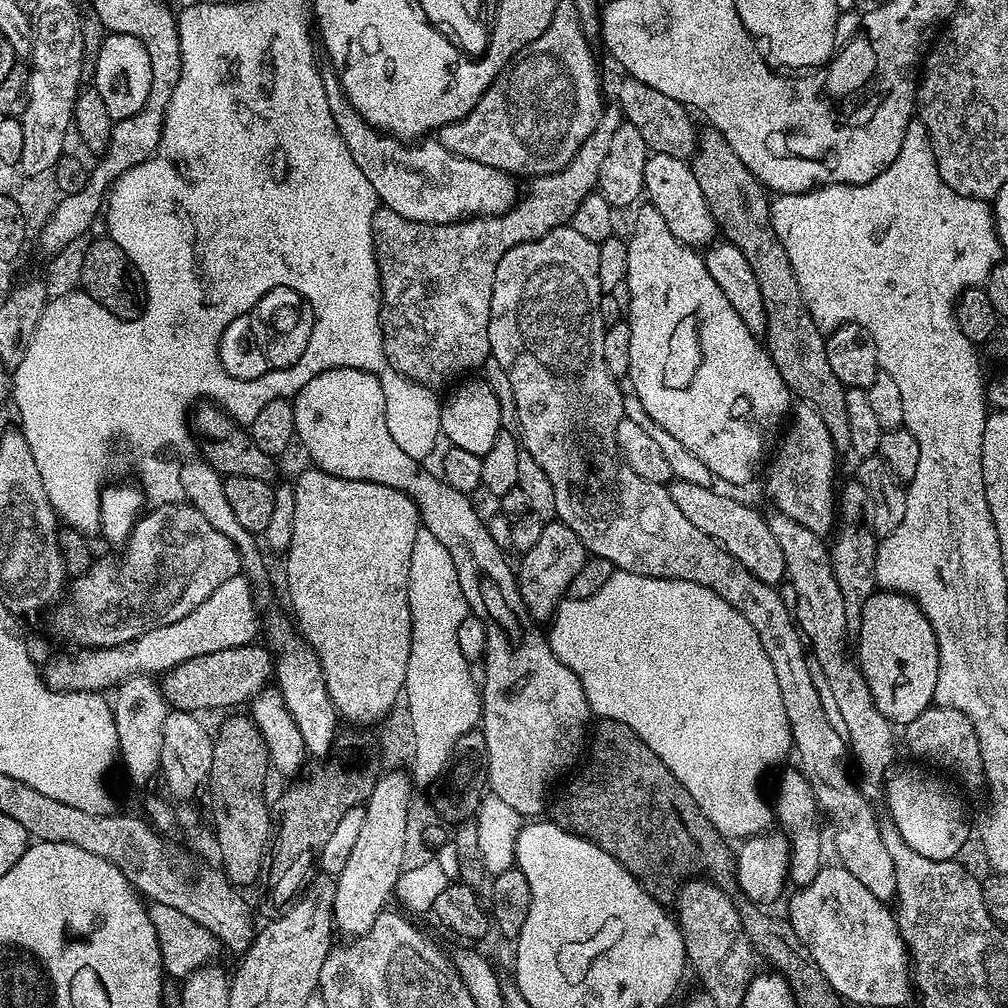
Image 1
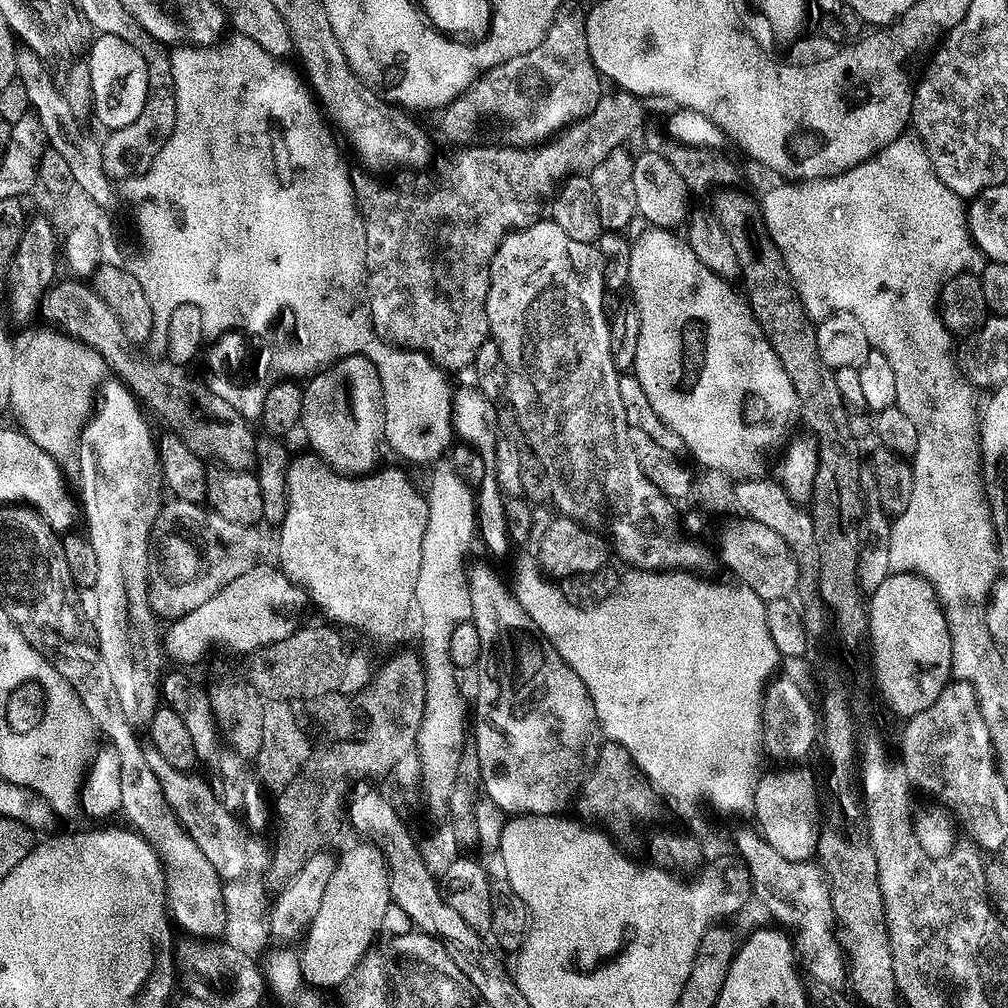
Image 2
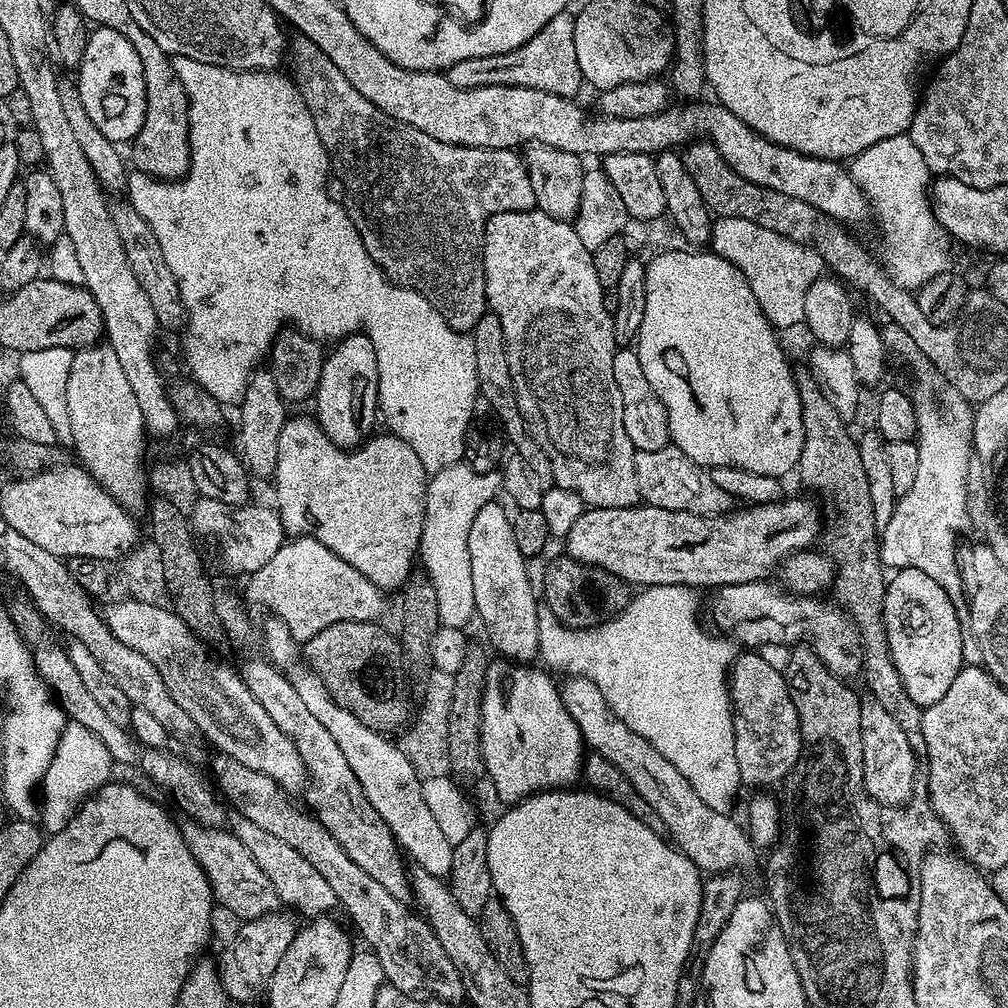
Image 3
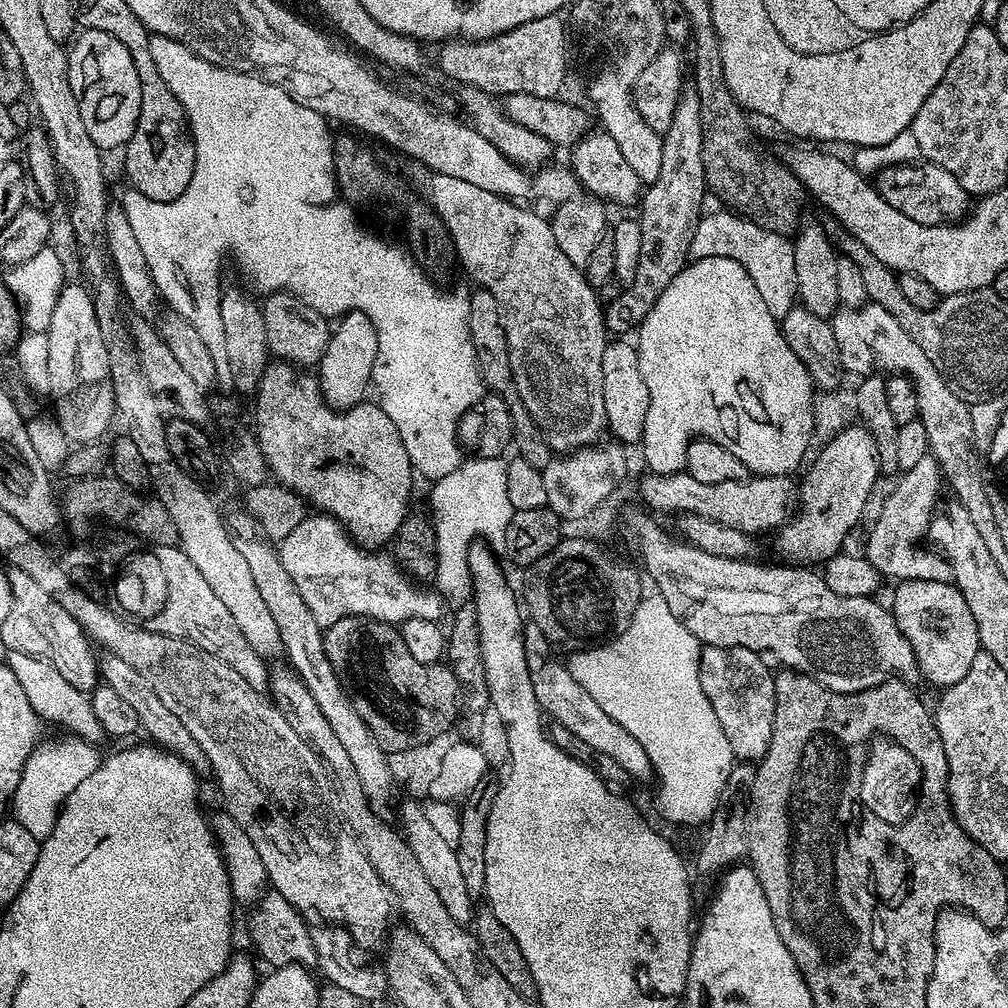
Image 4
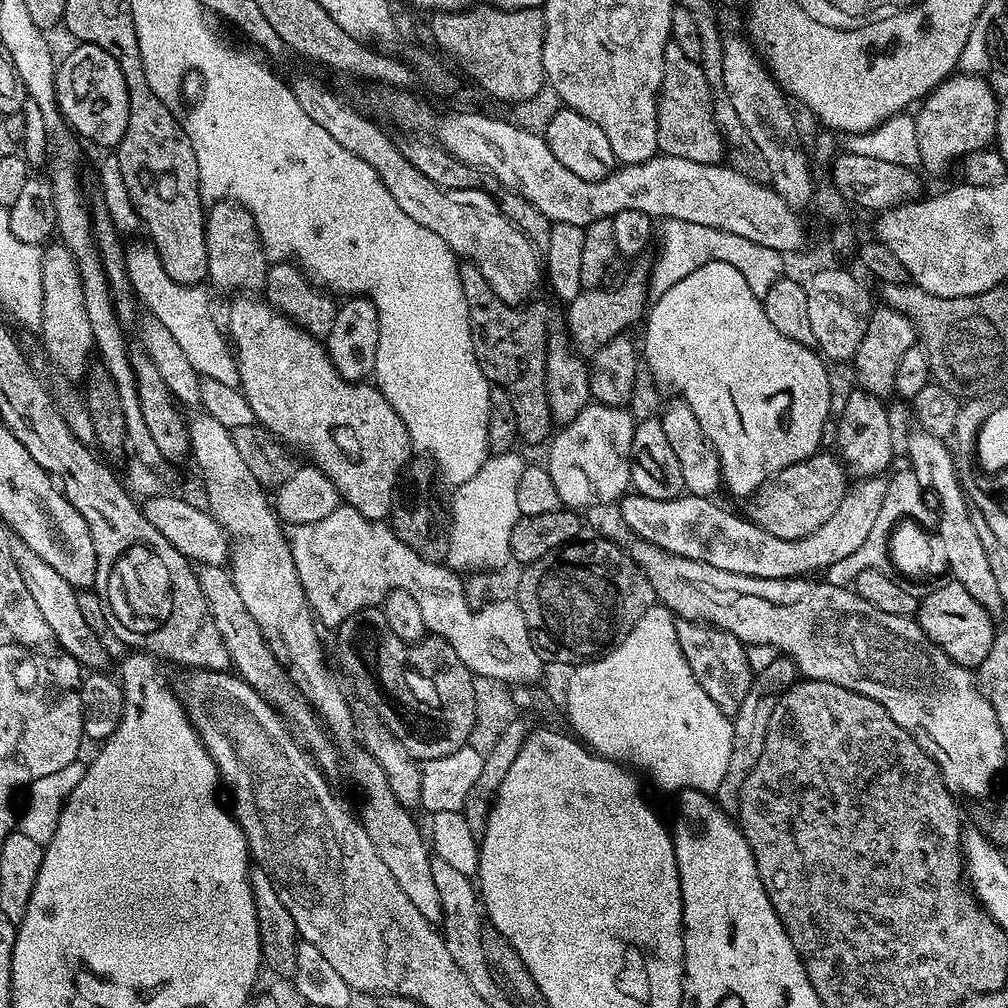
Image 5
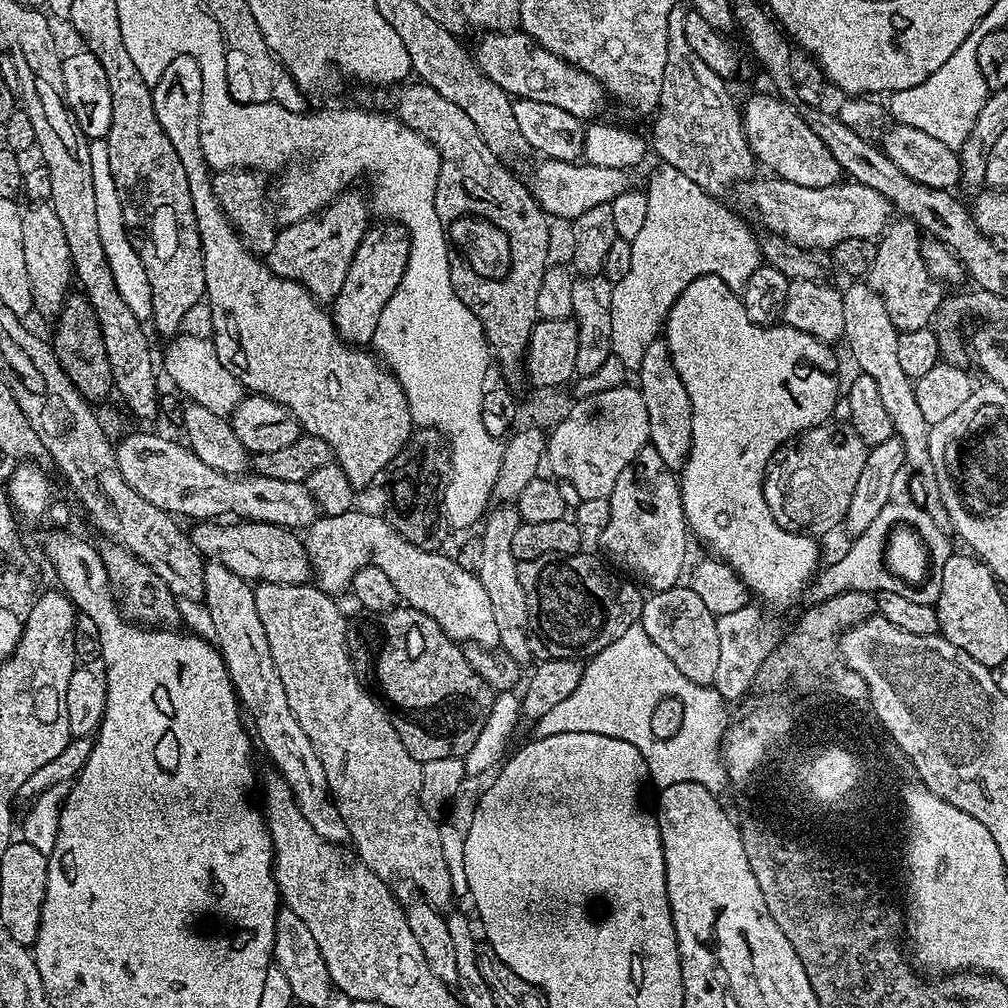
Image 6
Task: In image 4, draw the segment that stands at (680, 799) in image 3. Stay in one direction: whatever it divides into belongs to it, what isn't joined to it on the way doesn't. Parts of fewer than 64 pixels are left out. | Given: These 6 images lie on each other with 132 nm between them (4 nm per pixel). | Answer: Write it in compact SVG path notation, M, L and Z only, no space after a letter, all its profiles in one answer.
M531 622L525 623L524 626L524 649L530 670L530 682L534 686L534 698L540 703L541 713L548 715L549 712L553 716L551 719L566 726L570 734L582 738L582 742L594 746L594 750L614 758L614 762L618 762L633 781L651 781L654 776L652 763L646 750L642 750L638 738L634 738L634 734L626 734L626 730L622 730L622 726L618 726L618 722L614 722L614 718L610 718L598 706L598 702L594 702L594 698L590 698L590 694L586 694L582 686L578 686L578 682L574 682L574 674L570 674L567 663L560 661L559 664L552 657L553 649L547 638L542 634L542 630L538 630L538 626Z

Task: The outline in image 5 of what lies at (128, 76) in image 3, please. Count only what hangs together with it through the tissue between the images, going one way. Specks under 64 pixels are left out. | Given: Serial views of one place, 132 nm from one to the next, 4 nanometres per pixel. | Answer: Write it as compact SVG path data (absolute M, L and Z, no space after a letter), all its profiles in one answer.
M80 42L77 48L63 61L59 61L56 69L57 104L67 123L77 136L97 144L104 150L115 149L126 134L126 126L130 122L130 94L126 86L126 78L122 78L122 70L118 62L102 46Z

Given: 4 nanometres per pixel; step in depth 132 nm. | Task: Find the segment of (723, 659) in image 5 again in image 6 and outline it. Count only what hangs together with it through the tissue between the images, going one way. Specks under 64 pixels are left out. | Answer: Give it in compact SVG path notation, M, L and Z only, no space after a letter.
M687 586L653 591L645 599L644 609L640 615L640 625L650 634L650 642L690 678L690 682L715 685L714 674L718 671L718 626L716 615L710 611L702 598L694 594L694 590Z

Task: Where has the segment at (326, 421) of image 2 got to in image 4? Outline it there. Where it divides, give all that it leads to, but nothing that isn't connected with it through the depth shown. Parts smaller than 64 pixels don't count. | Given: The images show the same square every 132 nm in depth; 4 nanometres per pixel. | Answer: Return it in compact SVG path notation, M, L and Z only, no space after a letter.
M346 312L339 317L330 342L326 346L326 354L322 354L318 365L320 392L324 401L331 408L353 408L365 399L364 387L369 387L374 362L378 358L378 334L374 330L374 322L361 312Z

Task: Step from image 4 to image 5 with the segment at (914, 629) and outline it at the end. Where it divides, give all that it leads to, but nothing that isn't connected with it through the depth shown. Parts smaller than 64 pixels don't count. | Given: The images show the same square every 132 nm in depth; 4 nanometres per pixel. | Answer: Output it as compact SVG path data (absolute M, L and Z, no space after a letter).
M947 582L936 588L918 604L918 623L924 635L929 636L954 662L969 670L979 669L980 663L990 654L998 628L994 618L979 604L966 586Z

